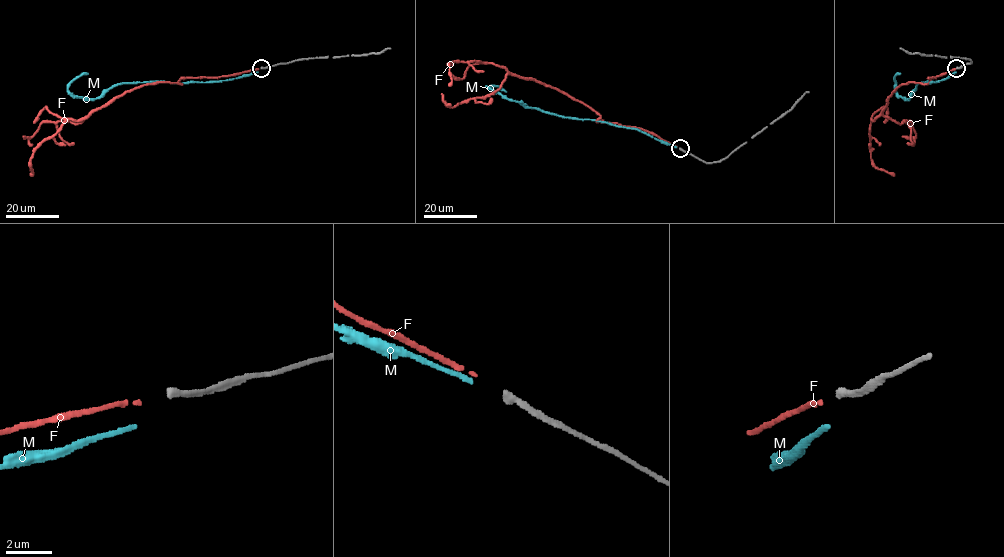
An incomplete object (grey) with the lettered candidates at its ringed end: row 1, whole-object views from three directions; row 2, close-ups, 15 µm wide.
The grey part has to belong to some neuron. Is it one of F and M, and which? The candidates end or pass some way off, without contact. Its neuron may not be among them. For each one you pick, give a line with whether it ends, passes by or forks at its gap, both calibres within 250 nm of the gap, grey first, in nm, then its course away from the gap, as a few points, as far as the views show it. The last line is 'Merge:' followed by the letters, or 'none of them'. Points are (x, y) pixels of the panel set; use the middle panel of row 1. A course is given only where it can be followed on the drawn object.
F: it ends there; 320 nm thick on the grey side, 130 nm on the other; it runs (677, 146), (637, 127), (597, 121), (599, 115), (585, 105), (496, 65), (450, 62), (448, 86)
Merge: F

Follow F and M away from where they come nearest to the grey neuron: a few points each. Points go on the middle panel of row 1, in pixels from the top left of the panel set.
F: (677, 146), (637, 127), (597, 121), (599, 115), (585, 105), (496, 65), (450, 62), (448, 86)
M: (676, 147), (634, 129), (562, 117), (525, 107), (486, 87), (497, 86), (506, 91)

